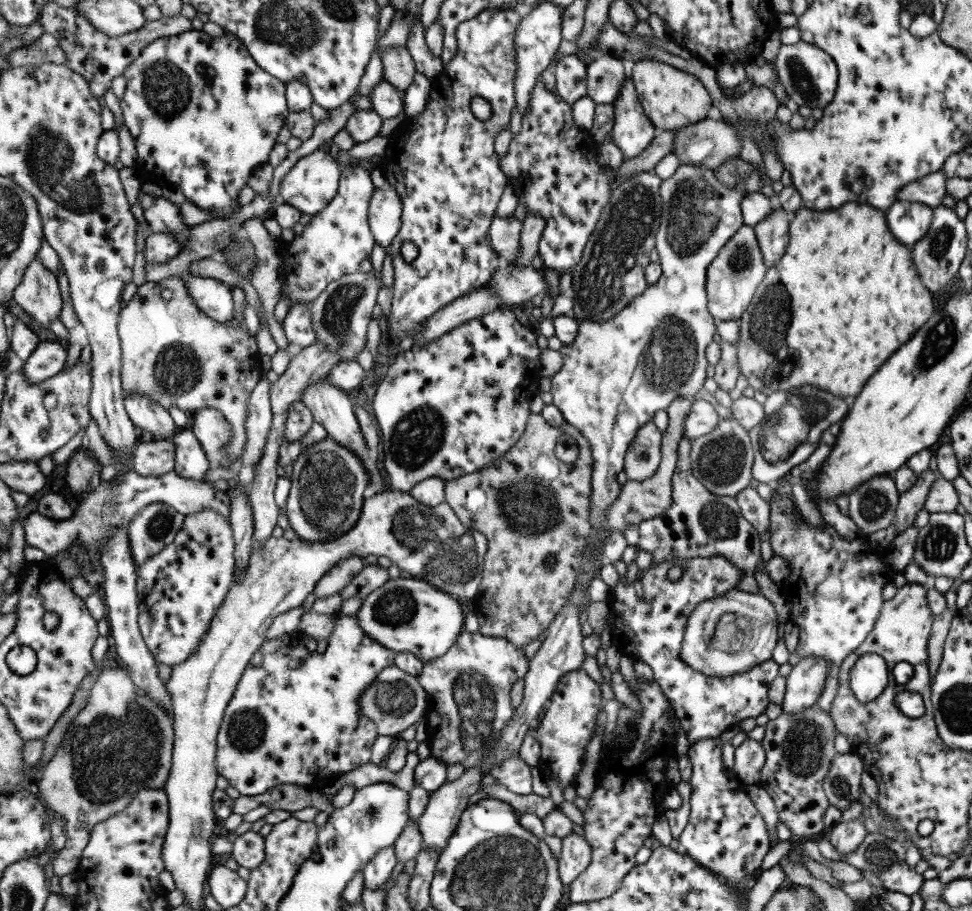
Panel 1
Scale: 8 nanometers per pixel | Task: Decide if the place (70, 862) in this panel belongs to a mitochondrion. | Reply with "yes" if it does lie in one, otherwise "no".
no

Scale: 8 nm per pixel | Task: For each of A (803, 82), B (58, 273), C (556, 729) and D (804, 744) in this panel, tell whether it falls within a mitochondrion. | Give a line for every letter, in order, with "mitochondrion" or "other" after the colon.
A: mitochondrion
B: other
C: other
D: mitochondrion

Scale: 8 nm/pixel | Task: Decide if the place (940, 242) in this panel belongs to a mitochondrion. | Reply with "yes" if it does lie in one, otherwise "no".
yes

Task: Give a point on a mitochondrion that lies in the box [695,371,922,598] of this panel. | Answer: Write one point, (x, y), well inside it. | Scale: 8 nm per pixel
(791, 420)

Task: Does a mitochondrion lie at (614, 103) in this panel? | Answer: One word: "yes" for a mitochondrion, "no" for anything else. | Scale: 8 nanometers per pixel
no

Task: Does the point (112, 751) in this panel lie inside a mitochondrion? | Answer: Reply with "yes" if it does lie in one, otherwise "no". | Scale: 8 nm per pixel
yes

